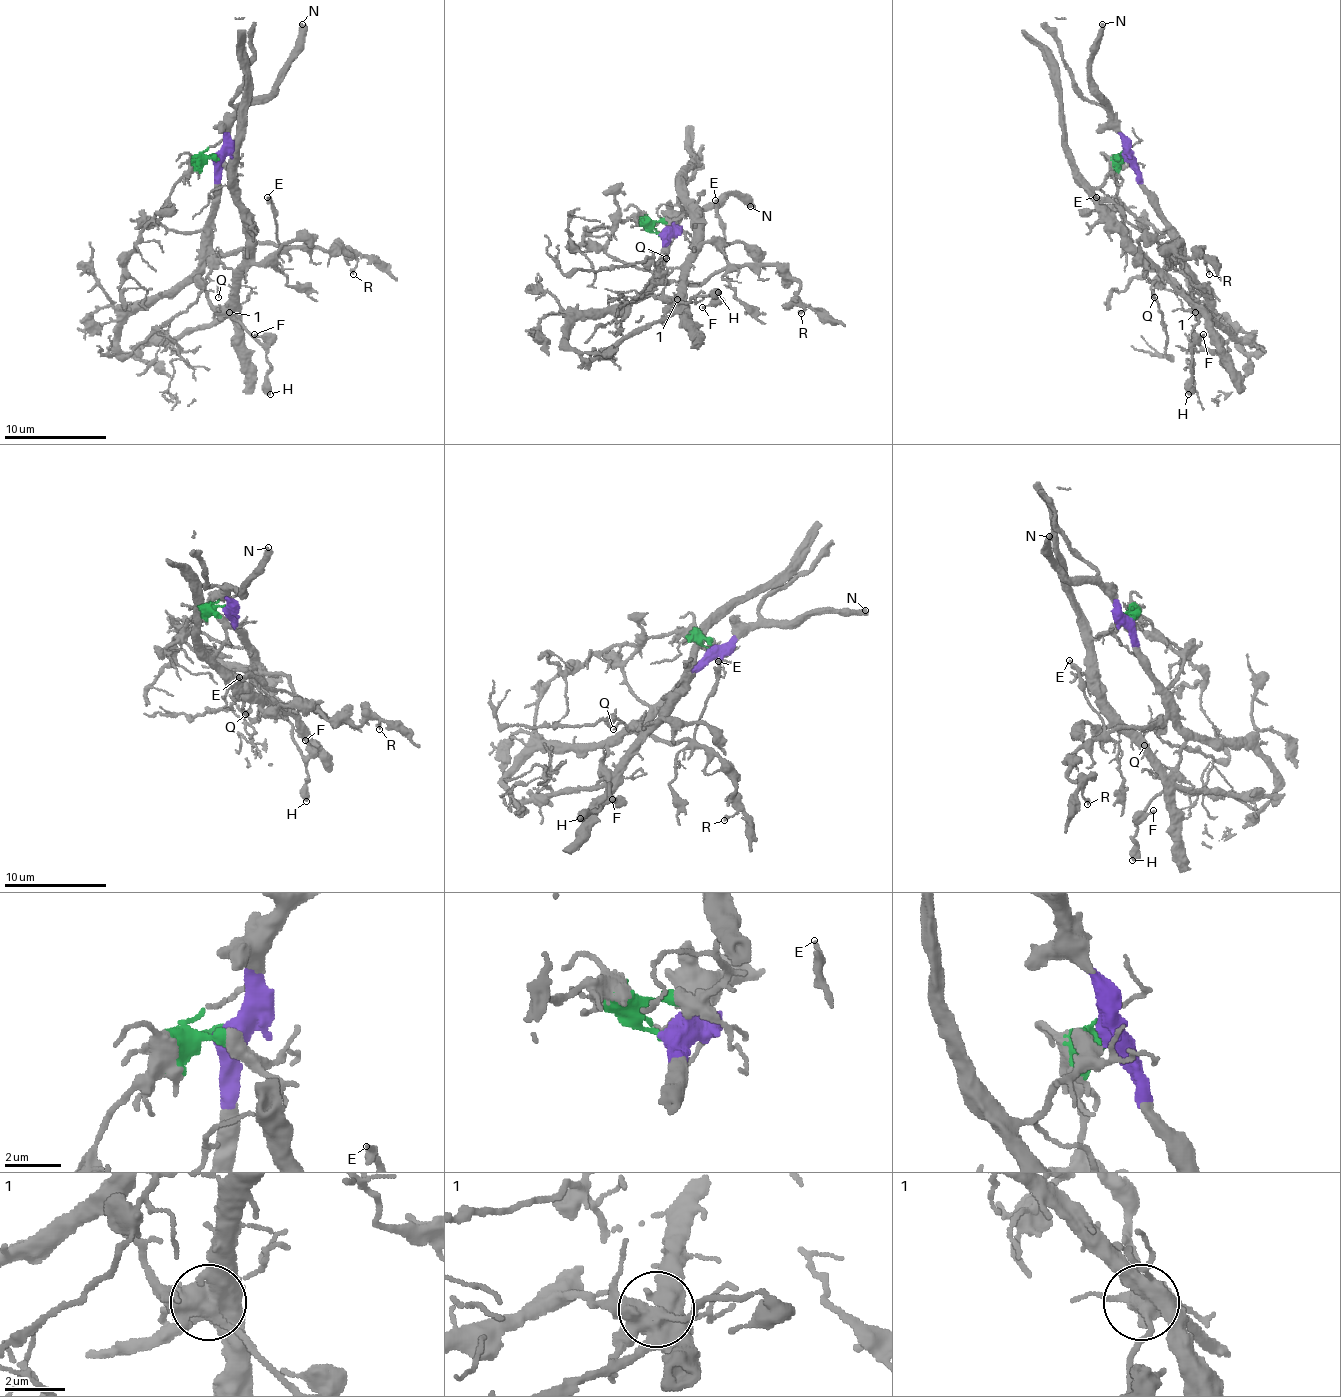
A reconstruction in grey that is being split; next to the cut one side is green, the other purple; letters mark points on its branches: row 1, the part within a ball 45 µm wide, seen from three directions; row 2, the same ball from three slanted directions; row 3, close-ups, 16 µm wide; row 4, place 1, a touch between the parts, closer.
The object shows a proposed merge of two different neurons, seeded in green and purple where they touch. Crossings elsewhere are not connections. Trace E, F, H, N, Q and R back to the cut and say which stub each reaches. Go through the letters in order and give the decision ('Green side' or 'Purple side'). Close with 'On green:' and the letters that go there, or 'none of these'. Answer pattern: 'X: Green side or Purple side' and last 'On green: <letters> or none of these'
E: Purple side
F: Purple side
H: Purple side
N: Purple side
Q: Purple side
R: Purple side
On green: none of these

